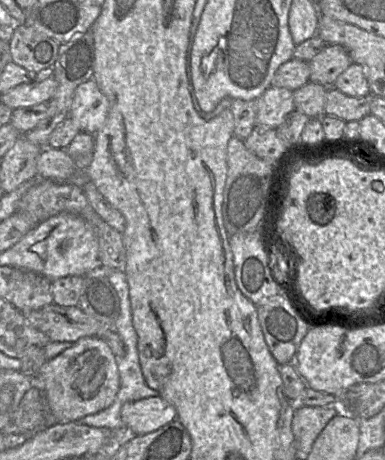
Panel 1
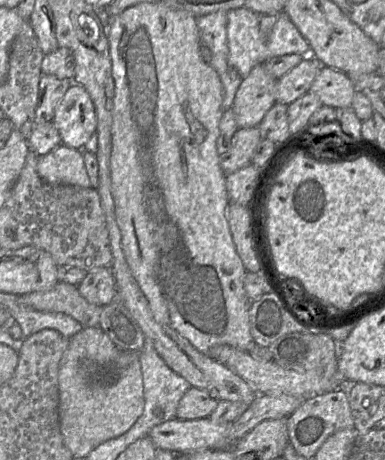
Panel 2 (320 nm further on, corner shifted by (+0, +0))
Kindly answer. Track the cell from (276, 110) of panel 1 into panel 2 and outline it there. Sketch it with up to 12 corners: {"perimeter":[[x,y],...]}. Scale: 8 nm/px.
{"perimeter":[[258,127],[239,128],[220,155],[225,175],[250,164]]}

